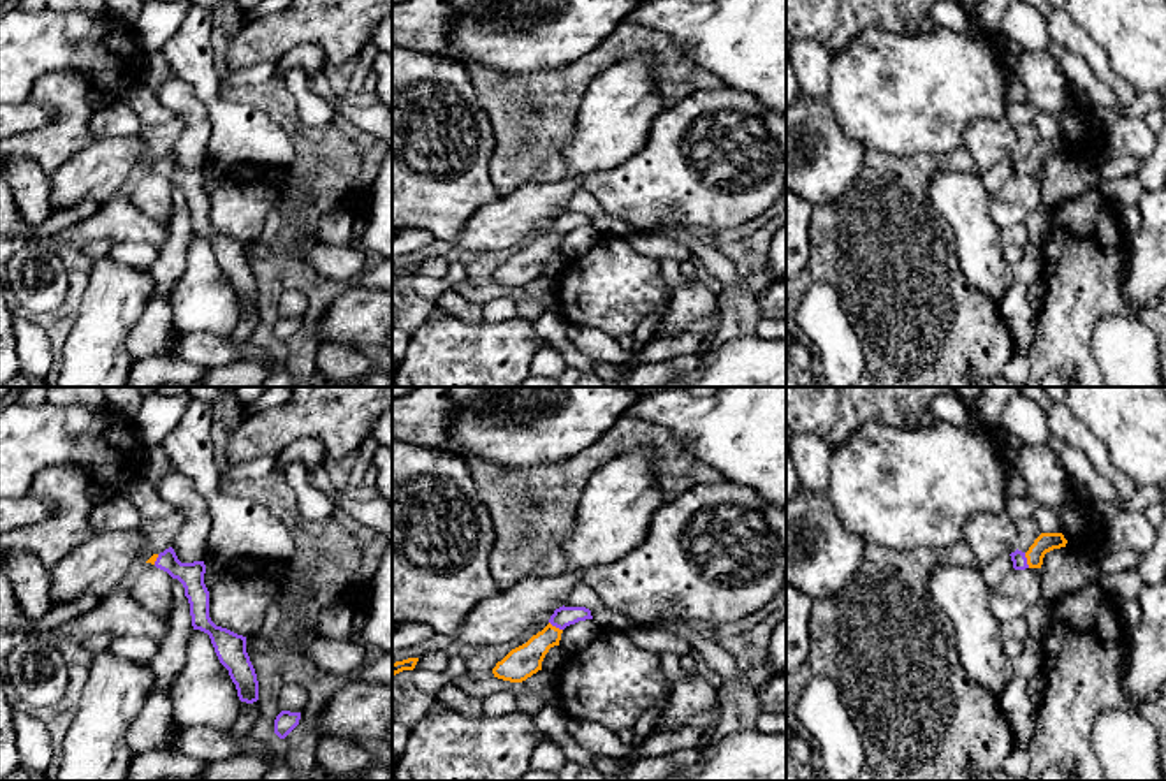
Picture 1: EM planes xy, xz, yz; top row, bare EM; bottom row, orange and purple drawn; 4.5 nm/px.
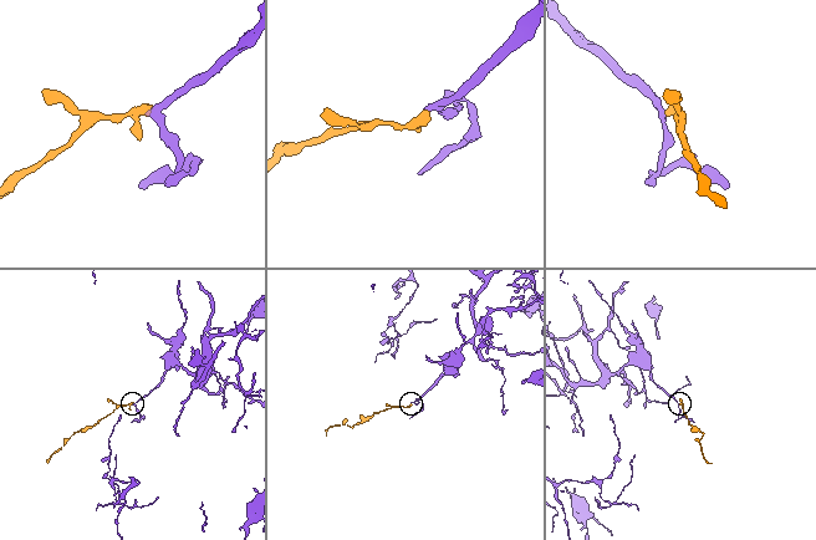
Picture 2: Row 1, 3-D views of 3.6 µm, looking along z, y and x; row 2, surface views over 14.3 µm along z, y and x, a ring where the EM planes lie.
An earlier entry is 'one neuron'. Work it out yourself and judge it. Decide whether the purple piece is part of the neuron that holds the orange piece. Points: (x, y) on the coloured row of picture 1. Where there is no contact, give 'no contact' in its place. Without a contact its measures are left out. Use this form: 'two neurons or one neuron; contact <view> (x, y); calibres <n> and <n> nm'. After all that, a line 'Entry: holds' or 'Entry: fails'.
one neuron; contact yz (1027, 560); calibres 90 and 70 nm
Entry: holds

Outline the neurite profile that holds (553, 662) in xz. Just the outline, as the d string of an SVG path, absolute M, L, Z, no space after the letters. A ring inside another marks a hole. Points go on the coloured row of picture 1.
M561 646L550 647L542 661L542 670L557 677L563 663L566 661L568 656L570 656L568 651L563 649Z

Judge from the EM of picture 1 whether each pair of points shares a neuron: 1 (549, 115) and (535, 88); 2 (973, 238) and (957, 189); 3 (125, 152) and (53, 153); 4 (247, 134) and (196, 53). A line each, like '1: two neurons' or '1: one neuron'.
1: one neuron
2: one neuron
3: two neurons
4: one neuron

